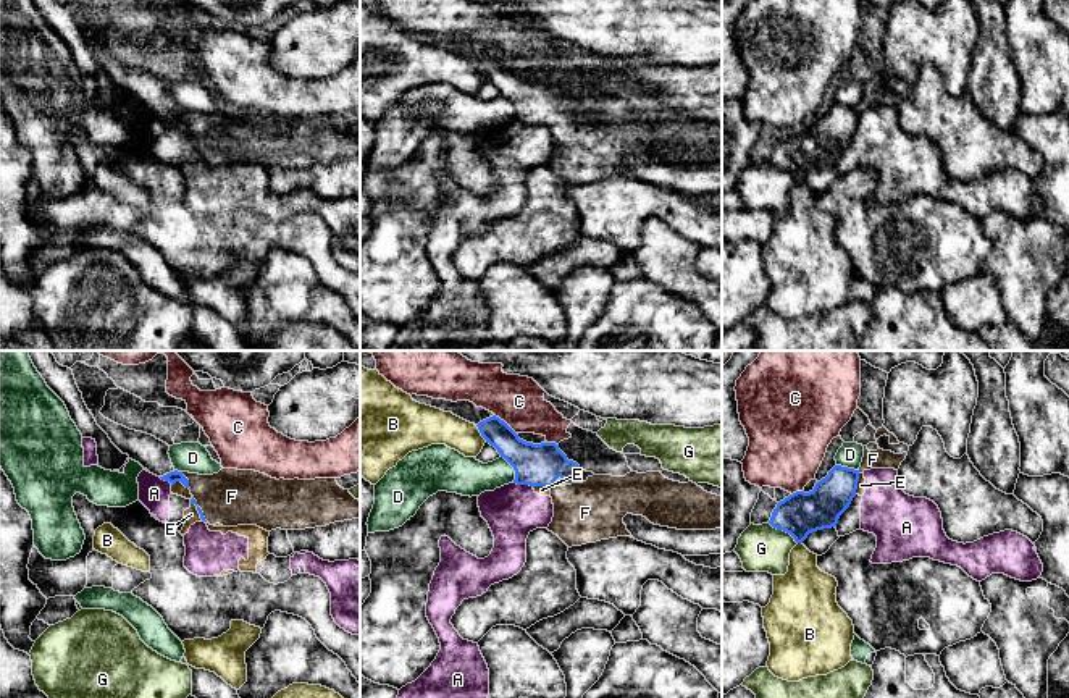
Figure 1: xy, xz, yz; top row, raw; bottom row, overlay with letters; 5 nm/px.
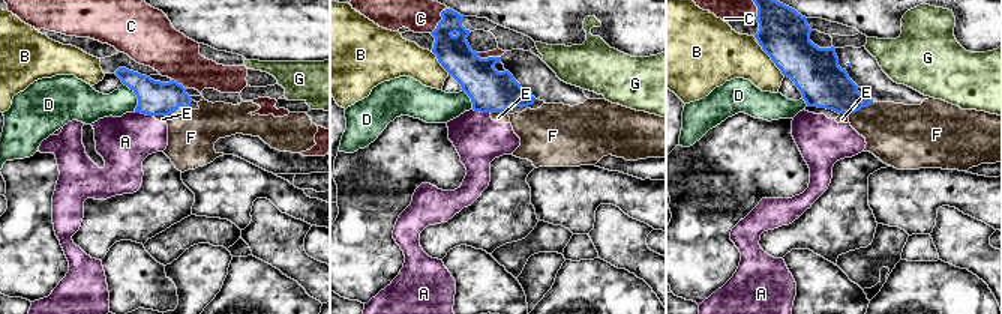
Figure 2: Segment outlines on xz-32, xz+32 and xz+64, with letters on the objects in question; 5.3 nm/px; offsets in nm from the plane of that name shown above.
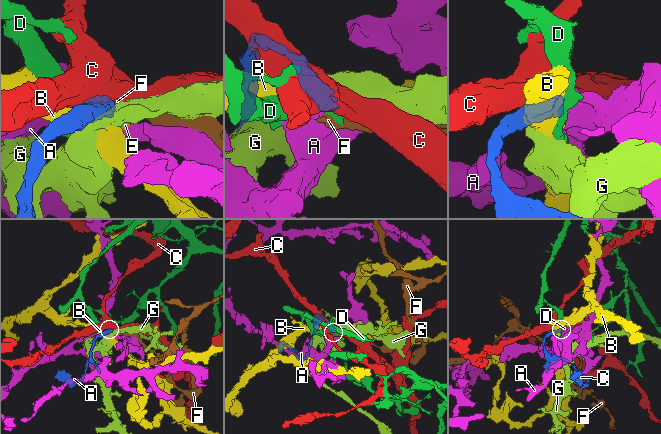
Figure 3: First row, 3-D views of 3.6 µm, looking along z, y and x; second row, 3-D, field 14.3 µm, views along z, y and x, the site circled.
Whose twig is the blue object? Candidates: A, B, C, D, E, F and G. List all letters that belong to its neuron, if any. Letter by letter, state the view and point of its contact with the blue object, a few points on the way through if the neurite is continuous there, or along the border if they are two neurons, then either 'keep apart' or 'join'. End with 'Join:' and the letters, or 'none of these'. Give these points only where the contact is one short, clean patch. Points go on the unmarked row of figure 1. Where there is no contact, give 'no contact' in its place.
A: xz (524, 121) | keep apart
B: xz (480, 70) | keep apart
C: xz (506, 62) | keep apart
D: xz (514, 107) | along xz (501, 94), (512, 105), (514, 120) | keep apart
E: yz (856, 121) | along yz (859, 112), (855, 131) | keep apart
F: xy (188, 118) | across xy (171, 115), (188, 118), (217, 134), (231, 134) | join
G: yz (783, 168) | keep apart
Join: F

